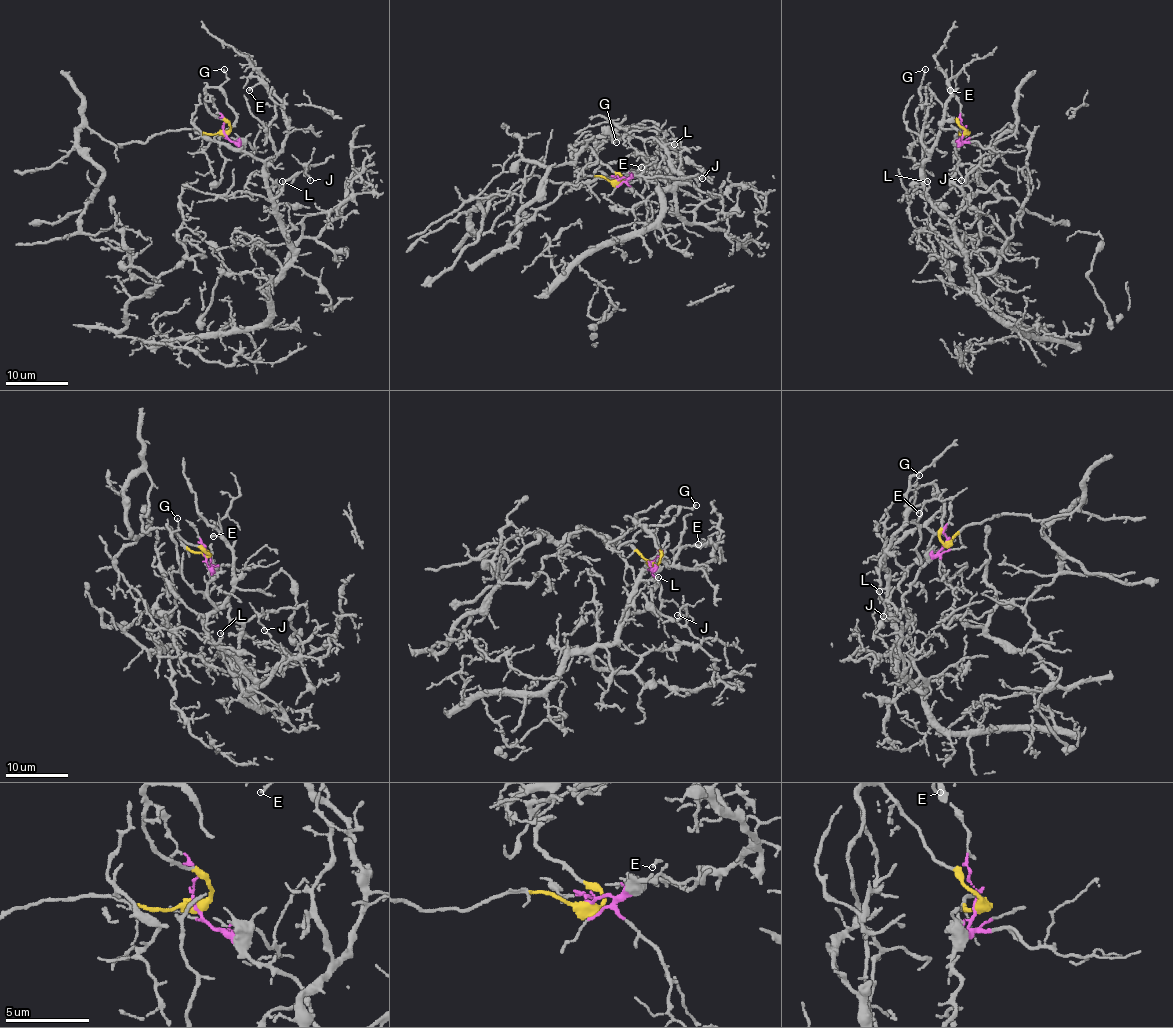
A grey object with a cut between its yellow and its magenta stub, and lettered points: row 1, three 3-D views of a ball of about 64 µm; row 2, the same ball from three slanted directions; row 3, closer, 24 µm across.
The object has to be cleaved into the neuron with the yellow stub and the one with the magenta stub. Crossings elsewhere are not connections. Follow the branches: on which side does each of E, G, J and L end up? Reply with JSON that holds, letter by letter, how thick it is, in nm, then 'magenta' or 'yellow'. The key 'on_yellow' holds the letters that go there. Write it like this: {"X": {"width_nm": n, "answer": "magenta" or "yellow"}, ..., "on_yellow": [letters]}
{"E": {"width_nm": 160, "answer": "magenta"}, "G": {"width_nm": 90, "answer": "yellow"}, "J": {"width_nm": 130, "answer": "magenta"}, "L": {"width_nm": 90, "answer": "magenta"}, "on_yellow": ["G"]}

